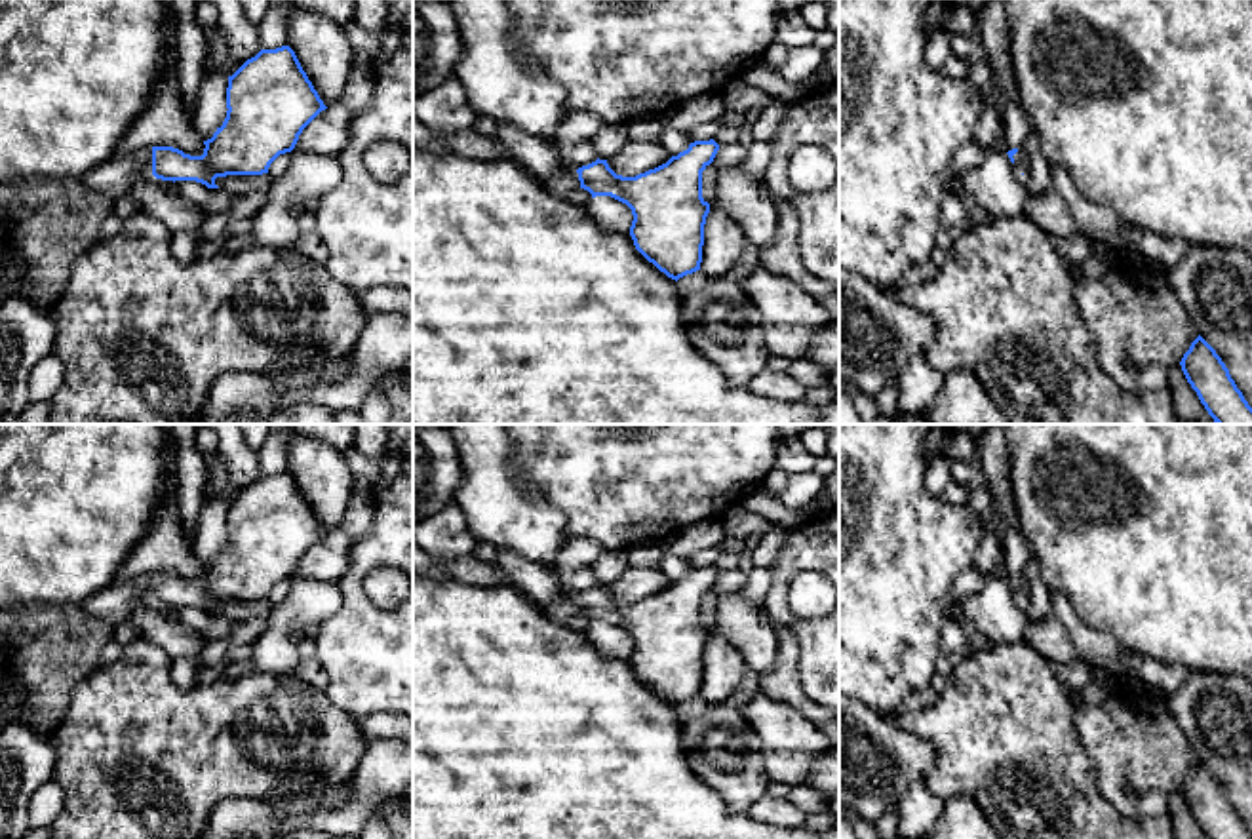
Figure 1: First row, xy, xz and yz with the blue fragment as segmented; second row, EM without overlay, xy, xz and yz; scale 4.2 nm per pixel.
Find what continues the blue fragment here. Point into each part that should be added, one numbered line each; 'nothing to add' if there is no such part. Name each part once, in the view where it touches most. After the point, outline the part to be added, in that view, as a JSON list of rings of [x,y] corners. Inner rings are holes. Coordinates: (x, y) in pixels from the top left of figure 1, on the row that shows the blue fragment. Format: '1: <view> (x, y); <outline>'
1: xy (115, 177); [[[143,148],[126,158],[112,158],[80,179],[88,188],[116,202],[120,196],[129,192],[131,185],[145,171],[152,173],[152,148]]]

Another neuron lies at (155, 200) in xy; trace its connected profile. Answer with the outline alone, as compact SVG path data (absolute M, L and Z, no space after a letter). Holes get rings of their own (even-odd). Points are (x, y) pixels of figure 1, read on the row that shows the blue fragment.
M150 171L139 175L127 194L143 213L158 219L171 232L186 230L196 236L198 244L204 240L200 228L207 213L179 194L169 194Z

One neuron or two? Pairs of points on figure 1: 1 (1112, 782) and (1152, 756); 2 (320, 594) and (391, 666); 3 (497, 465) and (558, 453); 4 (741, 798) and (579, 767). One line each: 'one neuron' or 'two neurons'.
1: one neuron
2: two neurons
3: two neurons
4: two neurons

